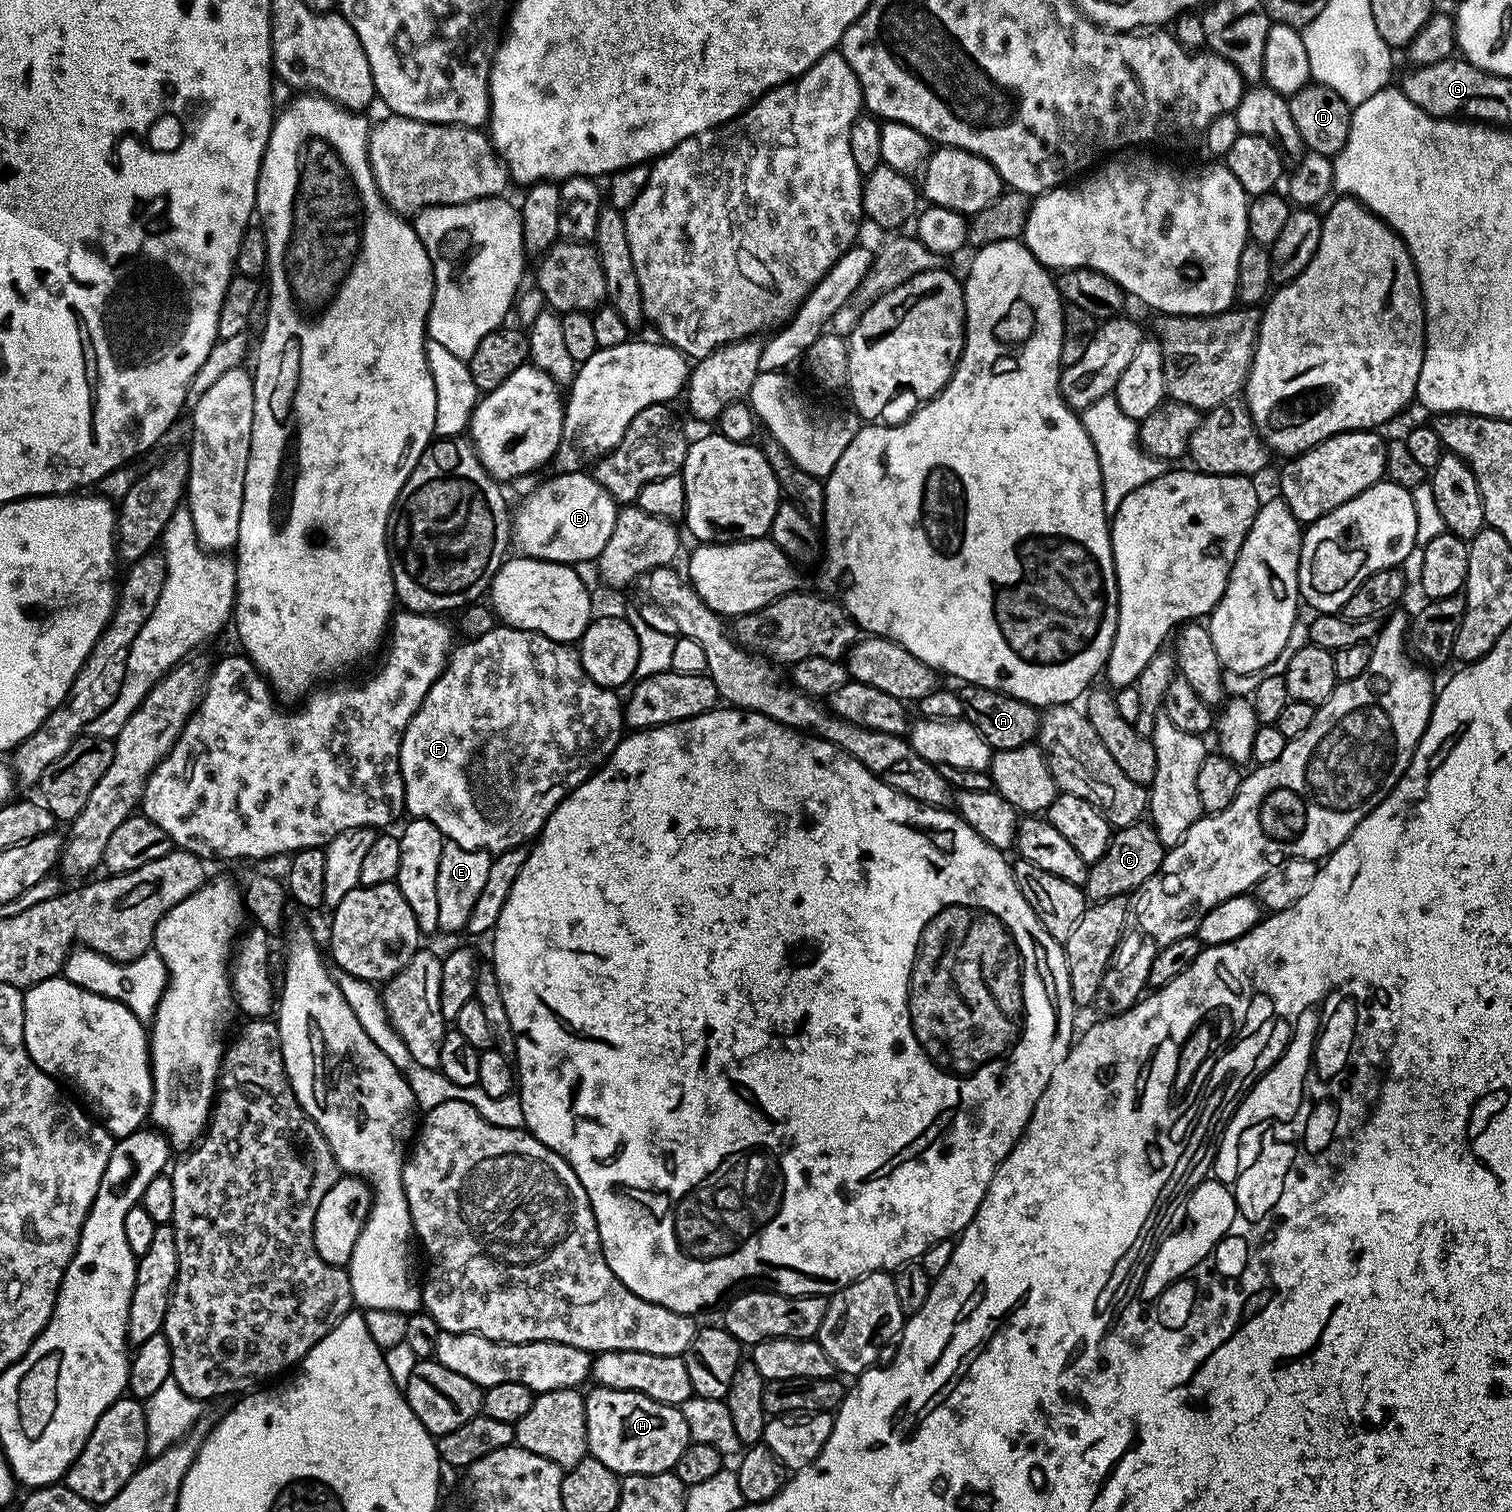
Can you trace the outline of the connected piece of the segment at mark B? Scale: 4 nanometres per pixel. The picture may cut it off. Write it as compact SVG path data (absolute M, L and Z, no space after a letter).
M581 470L579 472L560 472L549 478L545 484L540 484L524 501L520 504L520 509L515 509L514 515L511 517L512 522L512 538L511 543L515 550L521 557L528 557L530 559L549 560L552 563L562 563L571 566L580 566L583 560L595 561L602 554L602 550L606 546L606 542L610 542L610 534L614 534L614 522L616 521L616 513L618 511L618 501L606 491L605 488L597 482L595 475L589 474L587 471Z

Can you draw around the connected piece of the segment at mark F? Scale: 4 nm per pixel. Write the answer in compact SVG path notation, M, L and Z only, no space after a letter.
M498 626L490 630L490 634L482 634L482 638L477 640L464 640L461 645L461 648L460 645L453 647L444 672L430 686L422 706L418 706L414 718L410 718L402 734L400 773L404 783L404 807L409 817L434 822L434 826L438 826L438 830L444 835L445 841L466 850L499 854L527 845L539 836L548 816L563 802L565 795L573 792L607 760L625 735L624 709L621 697L616 697L619 695L613 689L602 688L588 677L586 670L580 665L579 655L567 643L552 641L530 630Z

